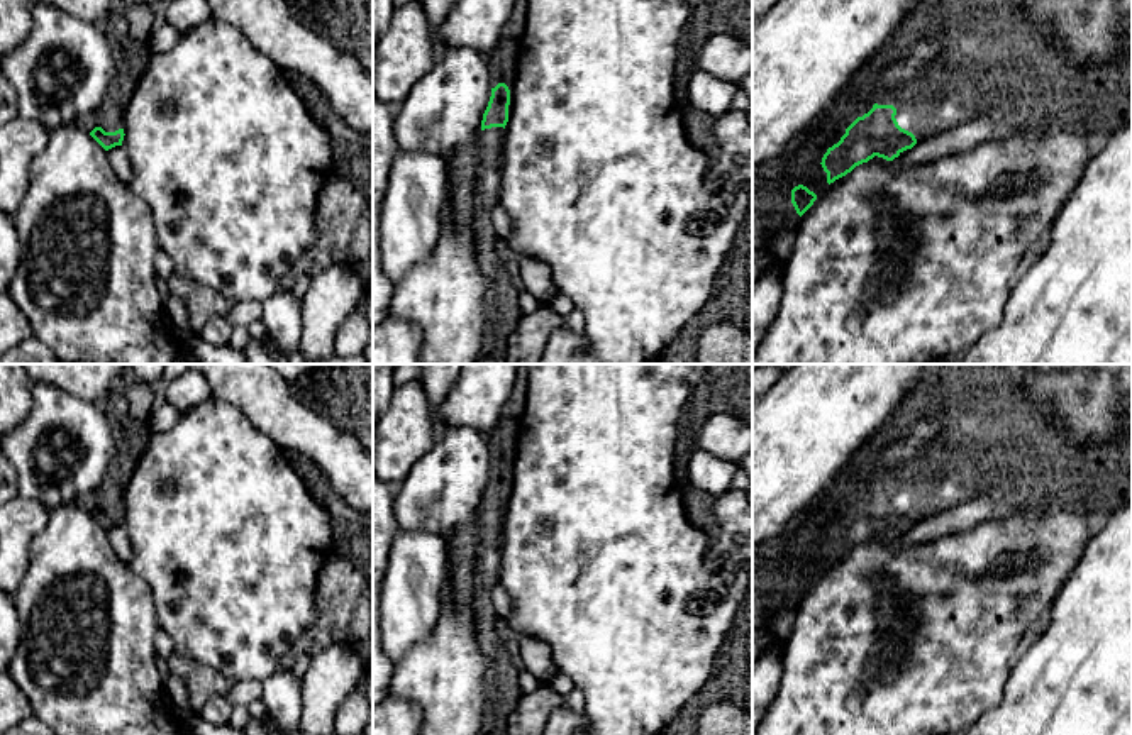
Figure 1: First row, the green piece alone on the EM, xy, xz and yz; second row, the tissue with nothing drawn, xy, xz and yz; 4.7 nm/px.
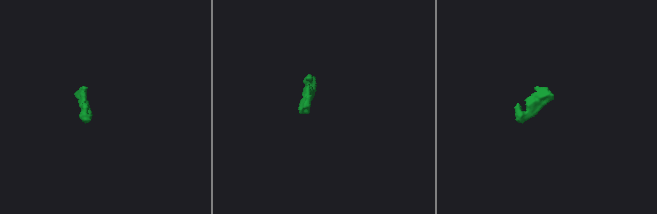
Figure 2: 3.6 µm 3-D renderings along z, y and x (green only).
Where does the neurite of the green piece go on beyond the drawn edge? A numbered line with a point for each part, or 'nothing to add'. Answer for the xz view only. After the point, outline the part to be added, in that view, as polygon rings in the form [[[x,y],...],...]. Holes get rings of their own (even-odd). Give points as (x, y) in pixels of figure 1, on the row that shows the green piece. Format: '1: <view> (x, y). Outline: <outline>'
1: xz (502, 60). Outline: [[[503,37],[488,56],[490,88],[495,88],[498,83],[505,83],[508,90],[512,90],[512,85],[515,83],[515,59],[517,46]]]
2: xz (475, 188). Outline: [[[503,127],[480,130],[452,166],[452,208],[469,220],[476,261],[486,281],[485,329],[476,364],[505,364],[507,339],[524,315],[515,295],[515,269],[505,257],[490,218],[500,196],[503,139]]]

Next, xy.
1: xy (131, 56). Outline: [[[120,5],[105,19],[102,29],[114,49],[115,78],[102,105],[78,122],[88,134],[95,127],[102,127],[105,132],[122,129],[125,107],[151,56],[149,44],[130,36]]]

